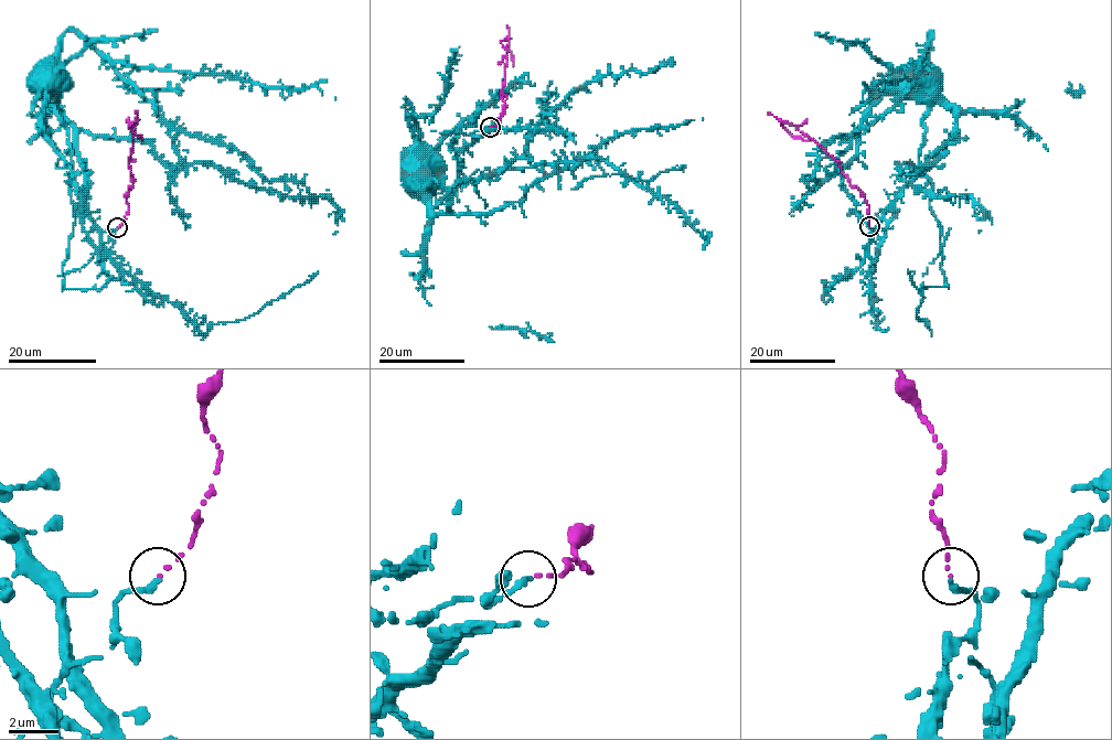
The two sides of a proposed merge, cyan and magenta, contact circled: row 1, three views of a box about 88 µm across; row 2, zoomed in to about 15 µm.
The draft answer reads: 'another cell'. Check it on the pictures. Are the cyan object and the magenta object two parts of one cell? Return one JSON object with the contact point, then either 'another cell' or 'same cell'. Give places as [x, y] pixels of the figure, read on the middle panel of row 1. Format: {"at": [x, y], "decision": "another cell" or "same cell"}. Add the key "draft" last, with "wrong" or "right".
{"at": [490, 127], "decision": "another cell", "draft": "right"}

